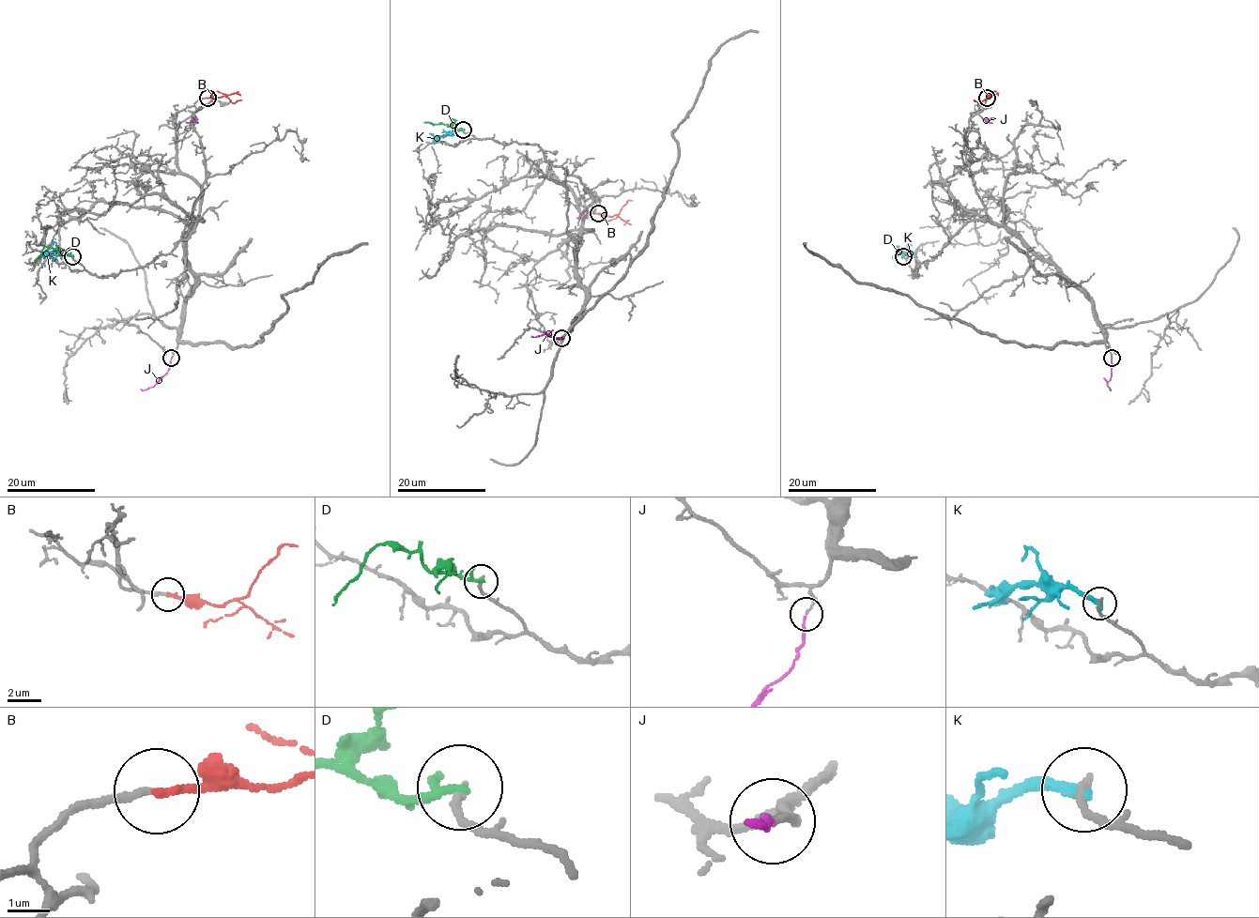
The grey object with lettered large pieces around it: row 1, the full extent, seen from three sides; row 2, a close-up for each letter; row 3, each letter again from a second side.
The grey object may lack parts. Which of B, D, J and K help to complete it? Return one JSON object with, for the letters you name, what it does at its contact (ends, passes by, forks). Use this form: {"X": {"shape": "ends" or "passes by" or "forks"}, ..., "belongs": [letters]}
{"B": {"shape": "ends"}, "belongs": ["B"]}

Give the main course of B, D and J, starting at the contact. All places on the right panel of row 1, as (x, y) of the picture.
B: (987, 98), (980, 102), (974, 99)
D: (902, 256), (898, 247), (896, 262)
J: (1111, 358), (992, 123), (986, 121), (994, 117)

